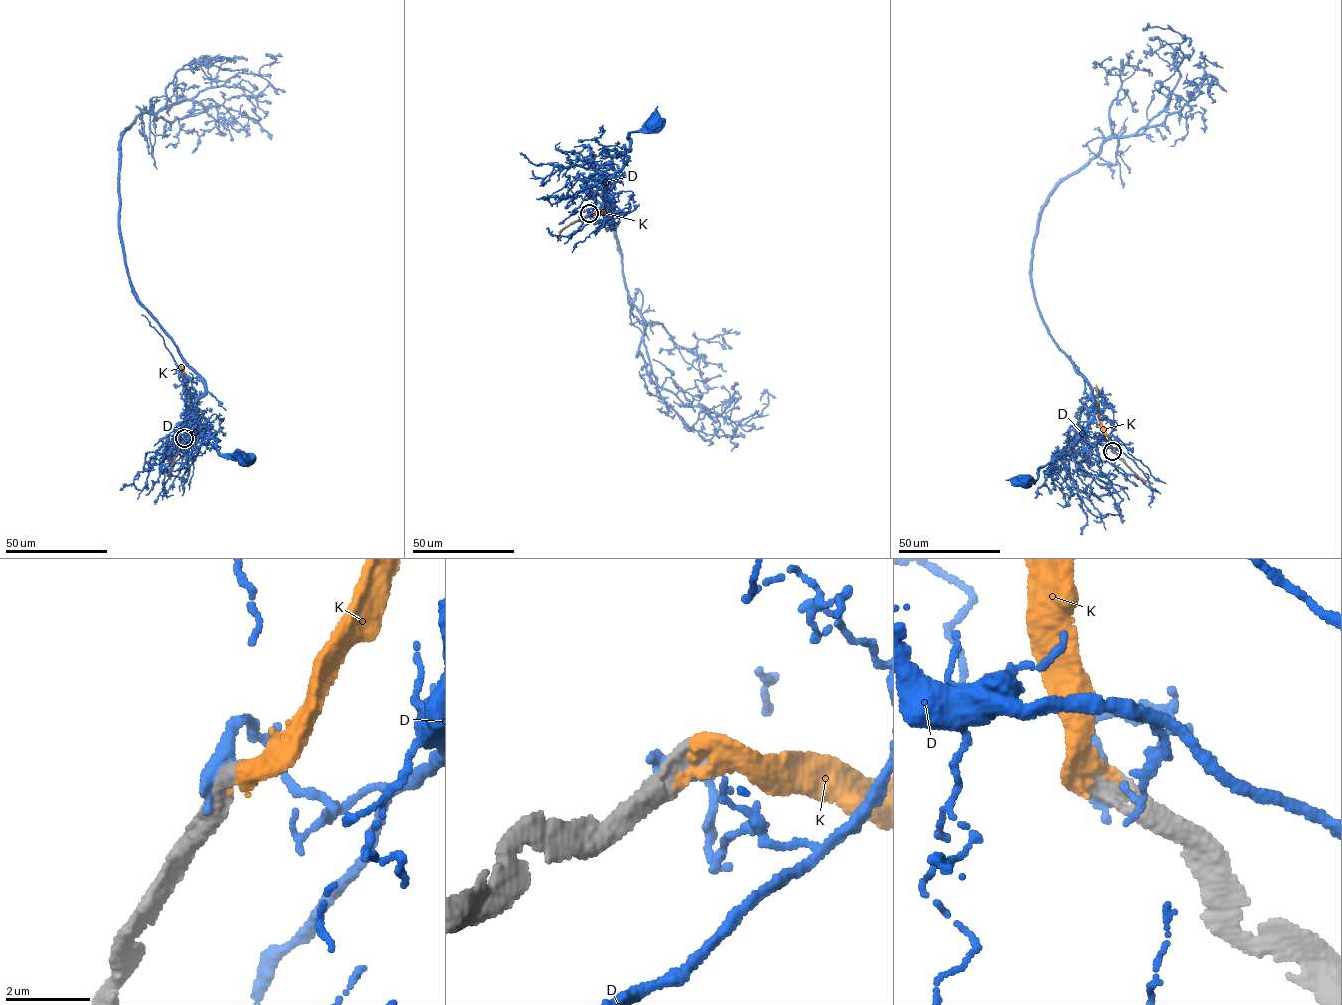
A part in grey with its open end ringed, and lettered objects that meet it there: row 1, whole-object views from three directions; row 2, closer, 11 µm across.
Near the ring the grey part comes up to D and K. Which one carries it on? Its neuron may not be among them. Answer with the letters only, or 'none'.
K

